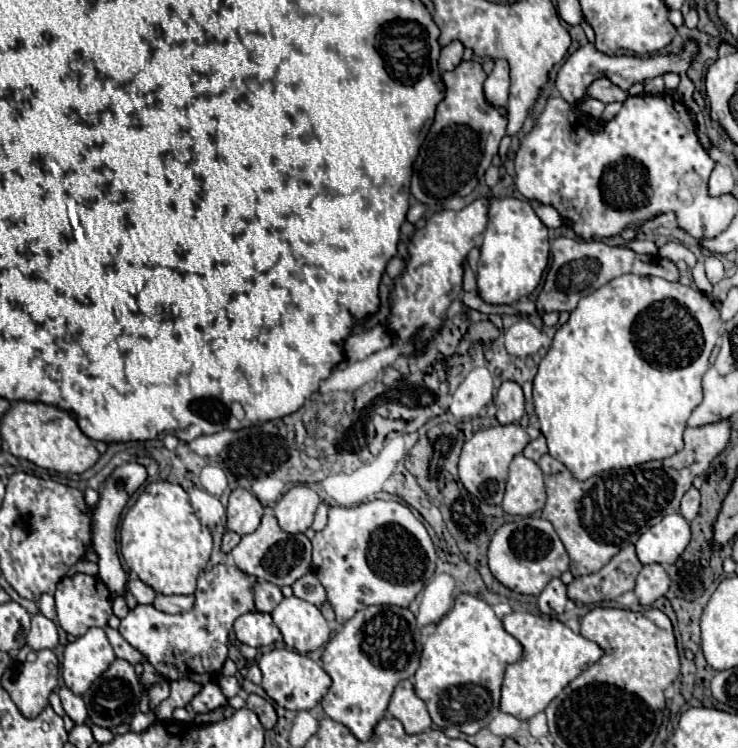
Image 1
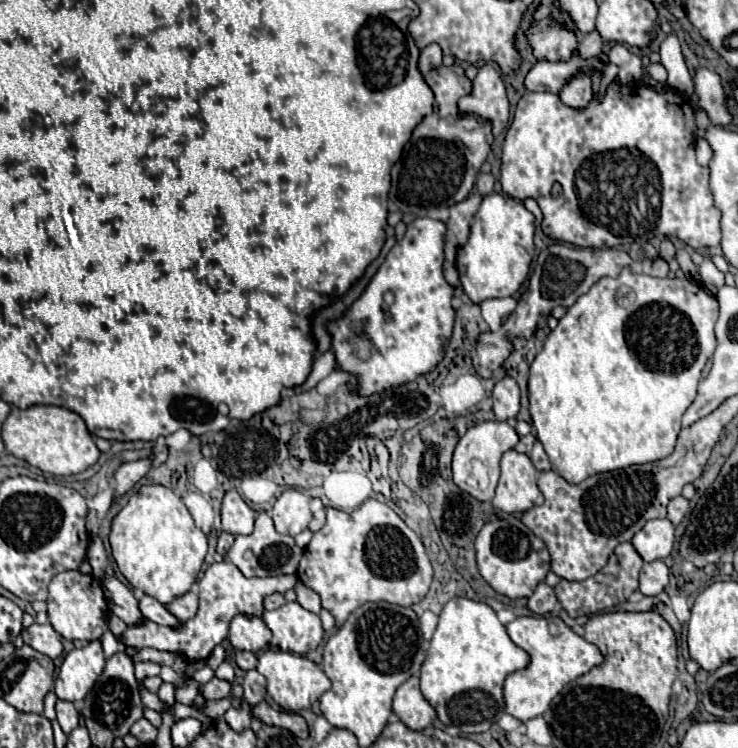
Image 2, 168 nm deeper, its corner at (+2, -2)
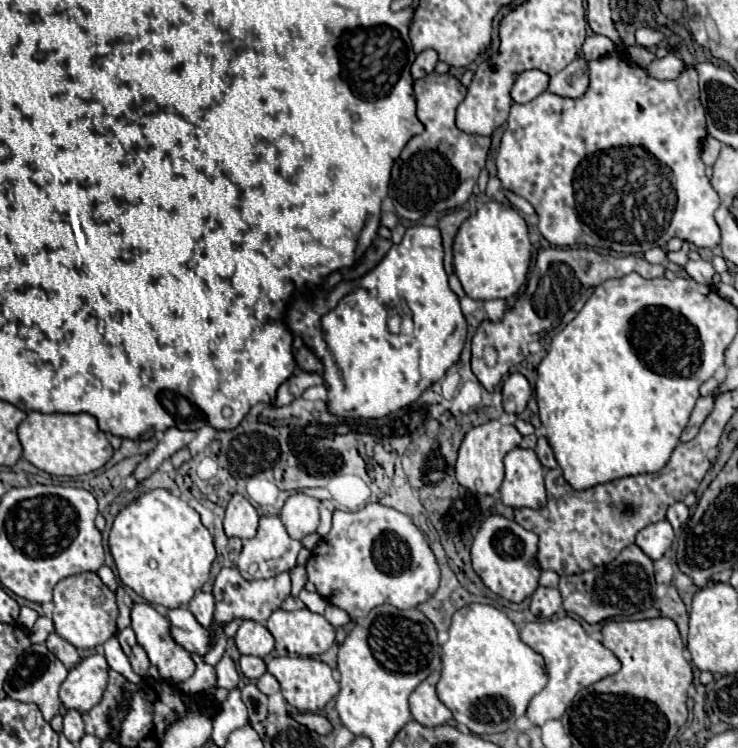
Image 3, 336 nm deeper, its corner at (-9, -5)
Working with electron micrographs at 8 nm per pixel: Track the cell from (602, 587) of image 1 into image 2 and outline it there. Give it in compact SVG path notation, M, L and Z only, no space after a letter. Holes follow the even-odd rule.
M621 543L613 551L613 555L609 557L607 565L597 575L593 575L585 581L565 581L565 579L561 579L559 585L555 587L557 599L563 605L563 609L569 613L569 617L573 617L573 619L581 617L581 615L593 615L593 613L599 613L603 609L615 607L615 605L623 603L637 589L637 579L639 579L641 567L643 567L643 559L635 551L635 547L631 543Z

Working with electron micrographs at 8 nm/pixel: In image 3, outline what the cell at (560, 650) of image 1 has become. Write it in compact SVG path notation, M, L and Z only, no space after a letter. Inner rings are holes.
M570 616L552 618L552 620L544 620L544 622L530 622L520 630L520 638L532 650L542 654L542 658L546 662L546 672L548 672L546 688L532 698L528 712L526 712L526 716L536 726L542 726L544 722L548 722L552 718L560 718L564 714L564 710L568 708L568 704L572 702L572 698L582 688L596 684L598 680L612 676L620 670L620 660L608 648L604 648L604 644L590 638L586 634L586 630L580 626L580 622L576 622Z

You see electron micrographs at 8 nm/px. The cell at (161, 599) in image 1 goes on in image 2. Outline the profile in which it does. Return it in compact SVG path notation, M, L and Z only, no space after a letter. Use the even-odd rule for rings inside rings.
M193 591L185 593L183 597L177 597L175 601L165 605L169 613L173 613L179 621L187 621L197 613L197 595Z

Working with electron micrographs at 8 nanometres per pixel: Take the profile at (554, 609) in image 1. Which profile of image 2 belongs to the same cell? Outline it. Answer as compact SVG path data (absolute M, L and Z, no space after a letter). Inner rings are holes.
M541 583L537 585L535 593L529 597L529 603L527 607L535 613L535 615L547 615L555 609L557 605L557 597L555 597L555 591L547 585L547 583Z

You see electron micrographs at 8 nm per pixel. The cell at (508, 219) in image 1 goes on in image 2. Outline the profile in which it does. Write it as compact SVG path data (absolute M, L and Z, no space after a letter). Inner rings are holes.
M499 193L485 195L481 201L481 207L477 211L477 217L471 223L469 241L457 253L457 269L459 269L459 277L463 283L465 295L473 303L483 303L485 299L491 299L491 297L515 295L515 291L519 291L519 287L527 281L529 271L531 271L531 261L535 257L533 239L535 239L535 217L533 217L533 213L529 213L525 209L525 205L521 201L517 201L509 195L499 195Z

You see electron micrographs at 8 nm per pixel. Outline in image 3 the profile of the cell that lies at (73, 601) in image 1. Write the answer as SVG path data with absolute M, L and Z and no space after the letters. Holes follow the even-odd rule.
M84 572L64 578L54 588L54 628L56 634L76 648L98 648L108 638L116 636L118 604L108 586L102 584L96 572Z

